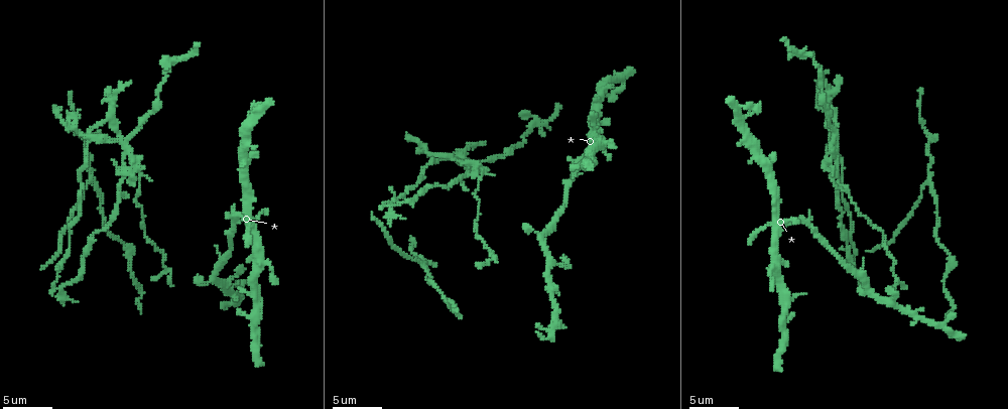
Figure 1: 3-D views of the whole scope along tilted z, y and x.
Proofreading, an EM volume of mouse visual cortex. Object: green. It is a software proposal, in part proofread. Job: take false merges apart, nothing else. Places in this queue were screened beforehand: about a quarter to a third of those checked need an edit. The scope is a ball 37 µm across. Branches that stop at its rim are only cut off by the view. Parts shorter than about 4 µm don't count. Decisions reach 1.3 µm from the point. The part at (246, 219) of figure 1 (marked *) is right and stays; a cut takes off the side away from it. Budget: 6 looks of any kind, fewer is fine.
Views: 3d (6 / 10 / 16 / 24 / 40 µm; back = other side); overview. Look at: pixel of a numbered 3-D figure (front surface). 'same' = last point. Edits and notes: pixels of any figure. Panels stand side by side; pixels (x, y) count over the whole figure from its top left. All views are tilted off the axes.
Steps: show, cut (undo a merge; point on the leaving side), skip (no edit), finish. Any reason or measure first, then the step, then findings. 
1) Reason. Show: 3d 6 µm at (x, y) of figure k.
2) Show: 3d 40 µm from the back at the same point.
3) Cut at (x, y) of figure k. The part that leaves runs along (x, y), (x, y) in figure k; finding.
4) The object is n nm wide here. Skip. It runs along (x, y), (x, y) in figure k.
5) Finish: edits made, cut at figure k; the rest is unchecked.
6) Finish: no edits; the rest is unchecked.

Three arms meet. Show: 3d 10 µm at (866, 292) of figure 1.

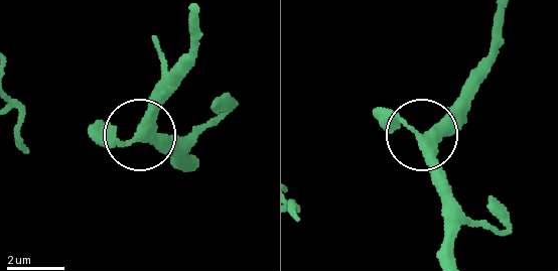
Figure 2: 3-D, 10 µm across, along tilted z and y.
The object is 320 nm wide here. Skip. It runs along (504, 12), (483, 73), (421, 137), (429, 172), (464, 216) in figure 2; all the same neuron.

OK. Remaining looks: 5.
Thin arm on a thick one. Show: 3d 6 µm at (837, 129) of figure 1.

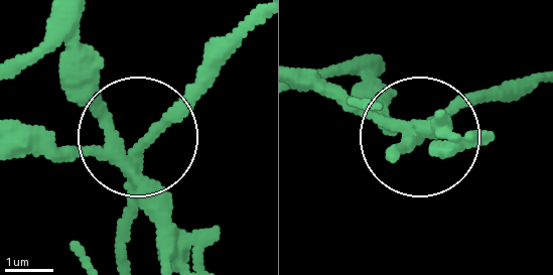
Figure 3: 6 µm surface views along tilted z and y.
Show: 3d 6 µm from the back at (132, 148) of figure 3.

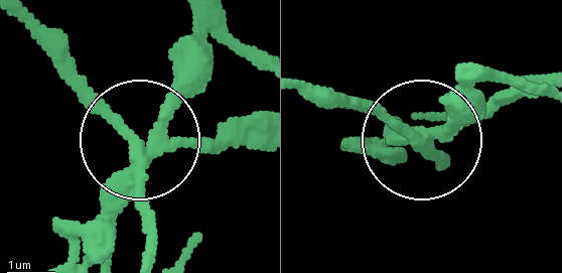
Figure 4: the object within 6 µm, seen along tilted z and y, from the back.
Cut at (204, 145) of figure 4. The part that leaves runs along (143, 165), (264, 140) in figure 4; two neurons meet here.

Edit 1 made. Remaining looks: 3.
Show: overview.

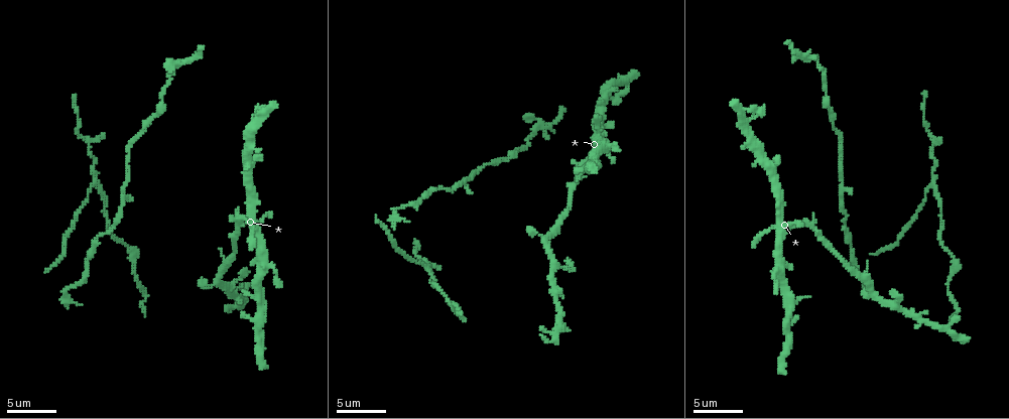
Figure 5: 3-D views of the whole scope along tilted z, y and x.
Two arms in line, one across. Show: 3d 6 µm at (94, 185) of figure 5.

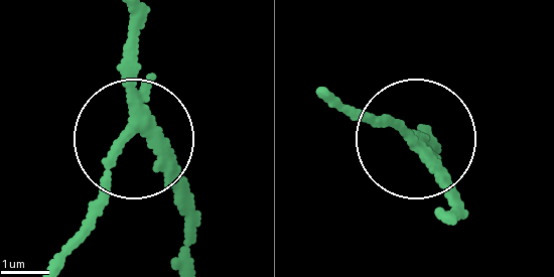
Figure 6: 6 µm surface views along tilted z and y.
Cut at (108, 166) of figure 6. The part that leaves runs along (414, 152), (403, 130), (336, 94) in figure 6; a second neuron is stuck on.

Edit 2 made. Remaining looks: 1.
Finish: edits made, cut at figure 4, cut at figure 6; the rest is unchecked.

